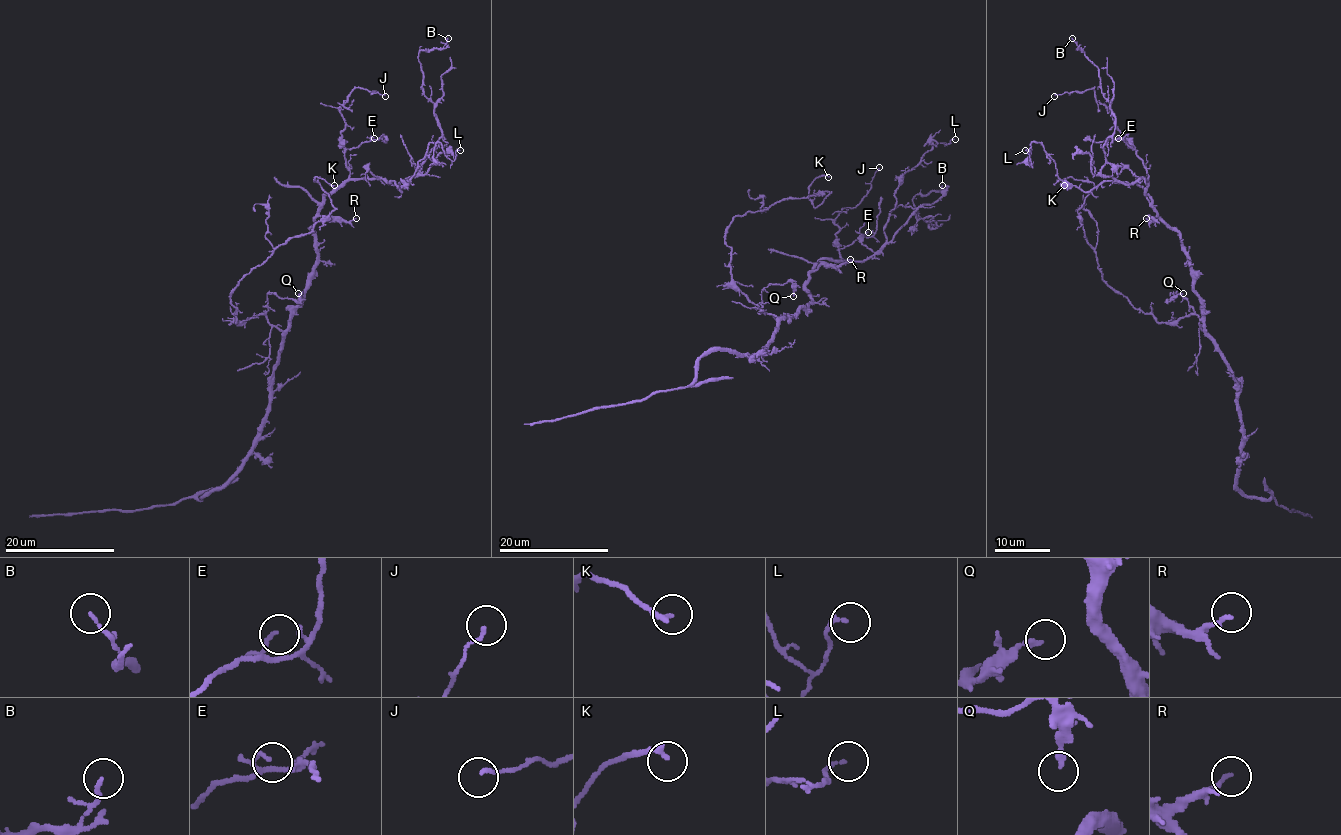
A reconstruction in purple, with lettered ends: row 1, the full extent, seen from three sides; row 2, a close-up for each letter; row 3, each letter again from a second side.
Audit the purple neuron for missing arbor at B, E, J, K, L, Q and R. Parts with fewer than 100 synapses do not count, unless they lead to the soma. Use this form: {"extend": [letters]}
{"extend": []}

